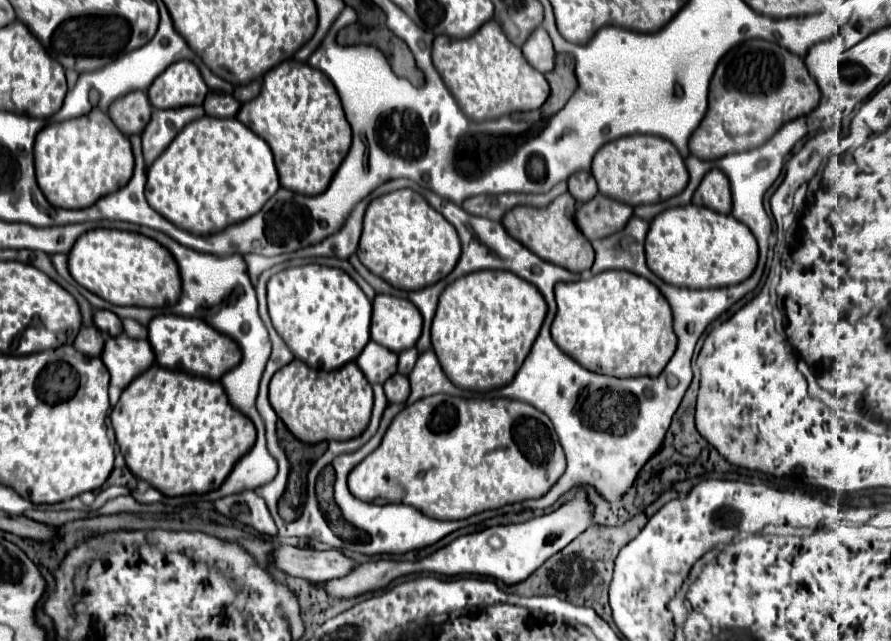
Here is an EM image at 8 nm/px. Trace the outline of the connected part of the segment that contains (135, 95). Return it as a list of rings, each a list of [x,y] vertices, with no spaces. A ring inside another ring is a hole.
[[[129,92],[109,106],[109,118],[125,134],[141,134],[151,120],[151,104],[147,92]]]

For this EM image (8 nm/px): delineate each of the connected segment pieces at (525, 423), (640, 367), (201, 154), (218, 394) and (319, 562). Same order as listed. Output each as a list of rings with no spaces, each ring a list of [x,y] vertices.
[[[435,394],[405,406],[387,428],[383,442],[349,474],[355,498],[373,504],[409,504],[437,520],[463,520],[527,498],[541,498],[565,472],[565,454],[551,420],[527,402],[457,398]]]
[[[605,270],[555,288],[557,316],[551,326],[555,344],[587,370],[617,378],[659,376],[677,348],[673,314],[665,296],[649,280],[625,270]]]
[[[203,116],[187,124],[169,144],[169,148],[149,166],[145,196],[149,206],[177,228],[193,234],[213,234],[259,212],[259,208],[277,192],[277,188],[279,176],[273,162],[273,152],[265,140],[261,140],[255,132],[249,132],[249,128],[245,128],[245,124],[241,124],[237,118]]]
[[[153,364],[149,370],[137,376],[137,380],[133,380],[133,384],[123,390],[117,406],[111,410],[109,416],[115,428],[119,450],[125,456],[129,470],[137,478],[161,490],[165,496],[205,494],[219,488],[229,476],[235,462],[255,444],[253,422],[229,404],[227,394],[225,400],[219,400],[223,398],[223,394],[223,386],[215,380],[207,380],[187,372],[173,372],[161,368],[159,364]]]
[[[281,546],[275,552],[275,564],[291,576],[299,576],[311,582],[327,582],[347,576],[359,564],[339,550],[313,550]]]

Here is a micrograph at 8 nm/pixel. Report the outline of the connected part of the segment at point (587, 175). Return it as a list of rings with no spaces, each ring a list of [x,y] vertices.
[[[585,170],[575,172],[569,178],[569,192],[577,200],[577,204],[589,202],[597,194],[597,182],[595,182],[593,174],[591,172],[585,172]]]

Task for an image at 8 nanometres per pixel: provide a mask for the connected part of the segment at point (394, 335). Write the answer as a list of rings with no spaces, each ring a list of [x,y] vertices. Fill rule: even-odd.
[[[377,294],[373,300],[371,316],[371,340],[403,352],[413,348],[421,336],[423,320],[417,306],[405,298],[391,294]]]

